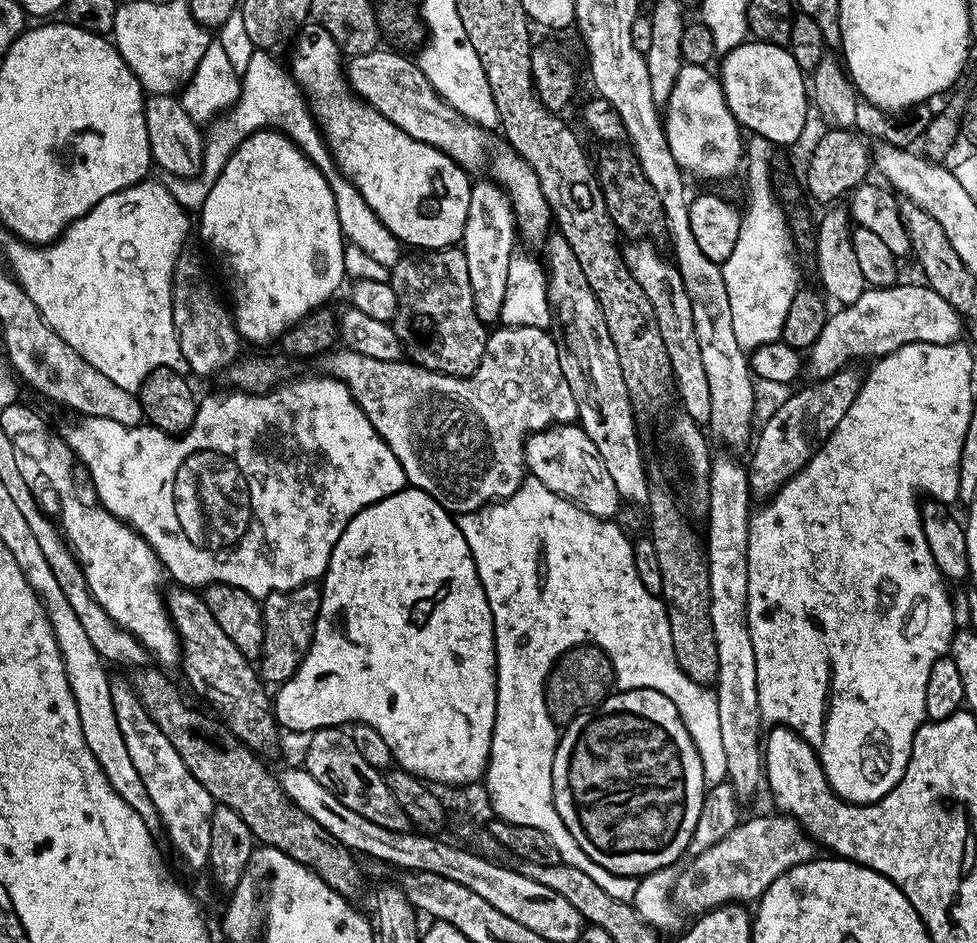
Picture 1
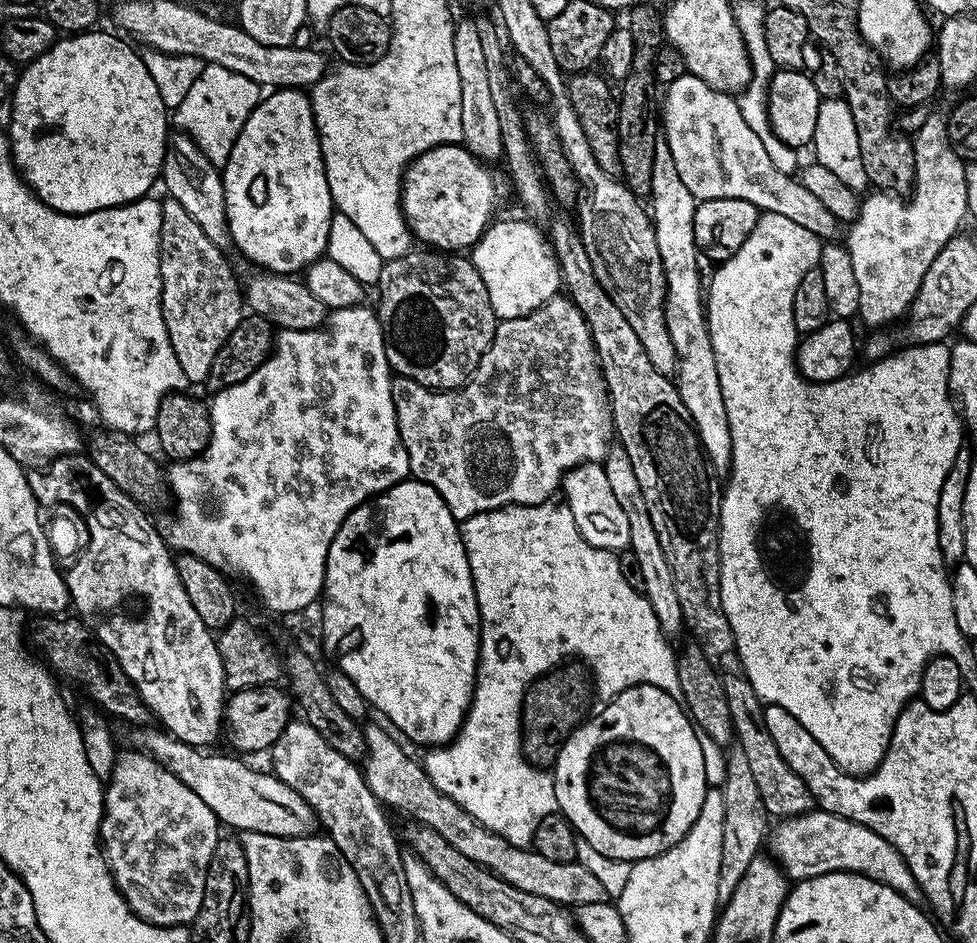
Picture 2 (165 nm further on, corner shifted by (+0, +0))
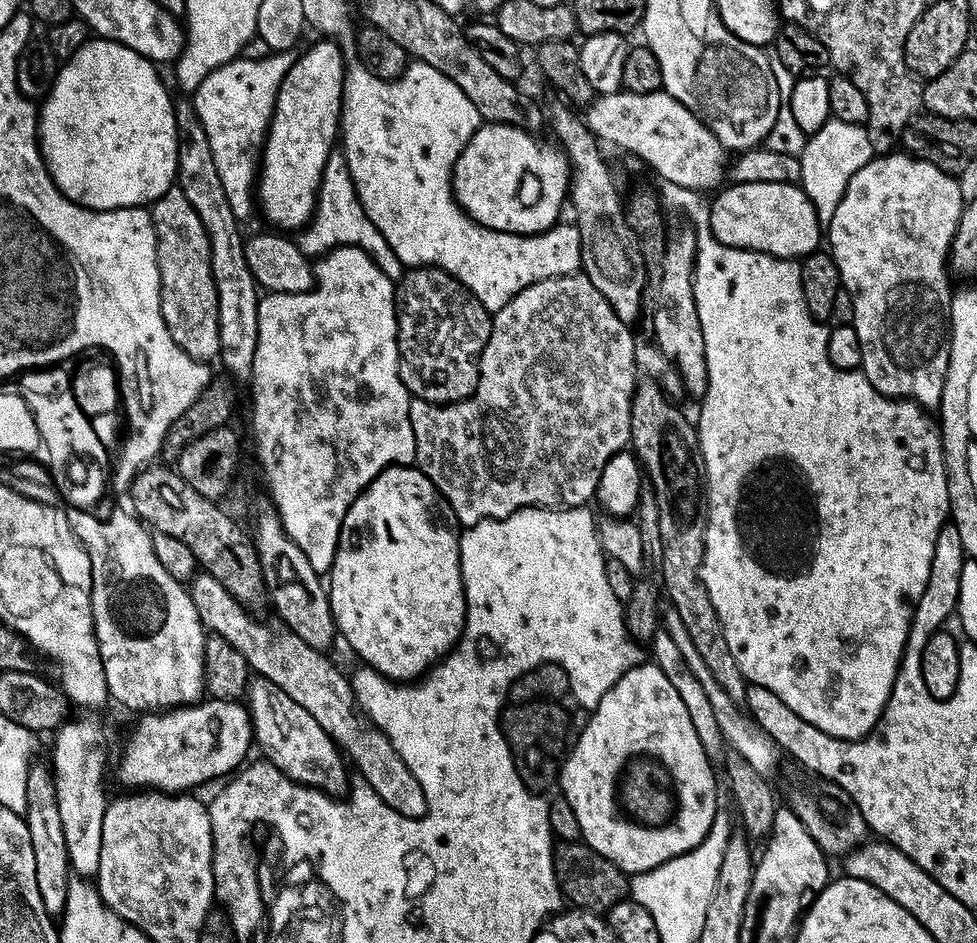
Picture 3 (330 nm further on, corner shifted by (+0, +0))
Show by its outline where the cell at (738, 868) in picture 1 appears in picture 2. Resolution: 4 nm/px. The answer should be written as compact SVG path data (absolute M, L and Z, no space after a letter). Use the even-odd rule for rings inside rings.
M813 810L801 816L781 819L771 825L766 848L789 881L809 880L831 872L853 872L890 886L912 904L921 903L920 887L914 874L910 874L910 866L906 866L902 854L898 854L898 850L882 838L882 834L874 834L874 830L846 816Z

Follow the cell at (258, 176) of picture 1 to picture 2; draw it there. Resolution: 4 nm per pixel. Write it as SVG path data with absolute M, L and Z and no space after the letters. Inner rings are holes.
M282 88L267 93L257 104L256 109L246 118L242 130L231 141L232 149L228 152L228 161L222 164L224 177L224 193L226 194L226 218L228 229L232 235L235 251L241 252L246 259L257 269L265 272L278 272L281 274L300 274L315 260L321 259L329 251L330 237L332 235L332 216L334 217L334 205L330 186L326 182L324 173L324 159L320 149L320 132L316 129L316 116L312 113L312 101L303 91L294 88Z

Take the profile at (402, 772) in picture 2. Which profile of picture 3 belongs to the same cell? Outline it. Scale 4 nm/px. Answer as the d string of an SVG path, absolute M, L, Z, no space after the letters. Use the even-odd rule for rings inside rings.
M197 574L190 581L192 601L200 615L200 621L213 636L226 638L242 658L246 658L249 669L259 679L268 680L278 690L290 694L322 730L340 749L349 761L356 763L360 776L367 787L372 788L384 804L401 819L417 820L428 812L424 788L400 759L393 744L384 732L377 730L356 705L356 695L347 675L343 676L327 659L325 653L318 652L302 642L291 629L285 626L263 624L260 618L247 612L218 582L218 578L207 574Z

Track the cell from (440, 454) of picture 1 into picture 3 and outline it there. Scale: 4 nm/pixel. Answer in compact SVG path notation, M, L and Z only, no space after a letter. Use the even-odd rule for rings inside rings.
M573 274L546 278L514 294L514 298L510 298L510 302L506 302L506 306L492 316L490 338L480 355L480 377L475 394L457 404L432 404L428 400L410 399L410 426L414 430L416 443L415 467L424 472L430 482L434 482L461 525L476 524L479 520L505 520L520 508L579 508L595 497L606 462L625 451L632 438L632 395L638 383L636 340L632 337L632 331L629 325L622 322L622 318L618 318L618 314L614 314L610 302L598 294L598 289L588 276Z

